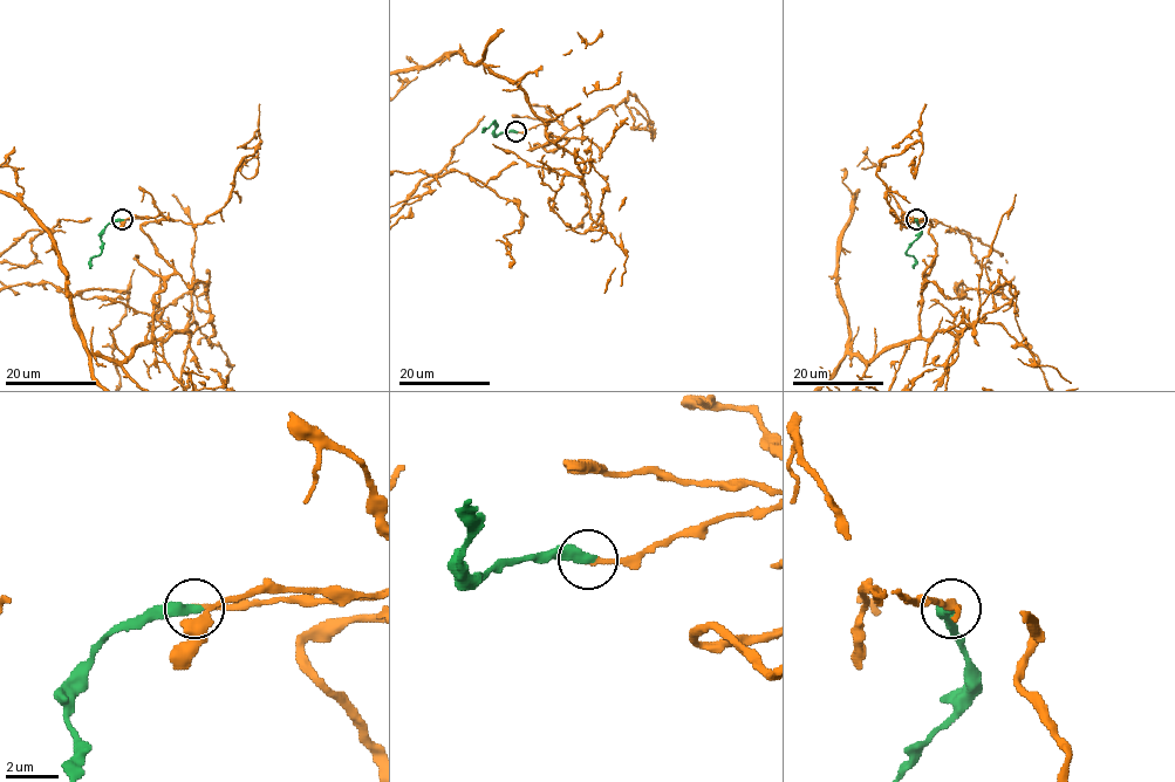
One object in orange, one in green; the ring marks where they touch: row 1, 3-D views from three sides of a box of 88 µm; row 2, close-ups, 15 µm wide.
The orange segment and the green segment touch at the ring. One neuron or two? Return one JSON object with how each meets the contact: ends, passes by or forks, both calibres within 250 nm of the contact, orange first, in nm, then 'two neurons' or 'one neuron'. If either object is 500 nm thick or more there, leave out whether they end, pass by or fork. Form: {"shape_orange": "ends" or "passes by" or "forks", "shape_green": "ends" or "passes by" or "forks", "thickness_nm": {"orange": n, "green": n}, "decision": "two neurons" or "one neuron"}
{"shape_orange": "ends", "shape_green": "ends", "thickness_nm": {"orange": 180, "green": 460}, "decision": "one neuron"}

